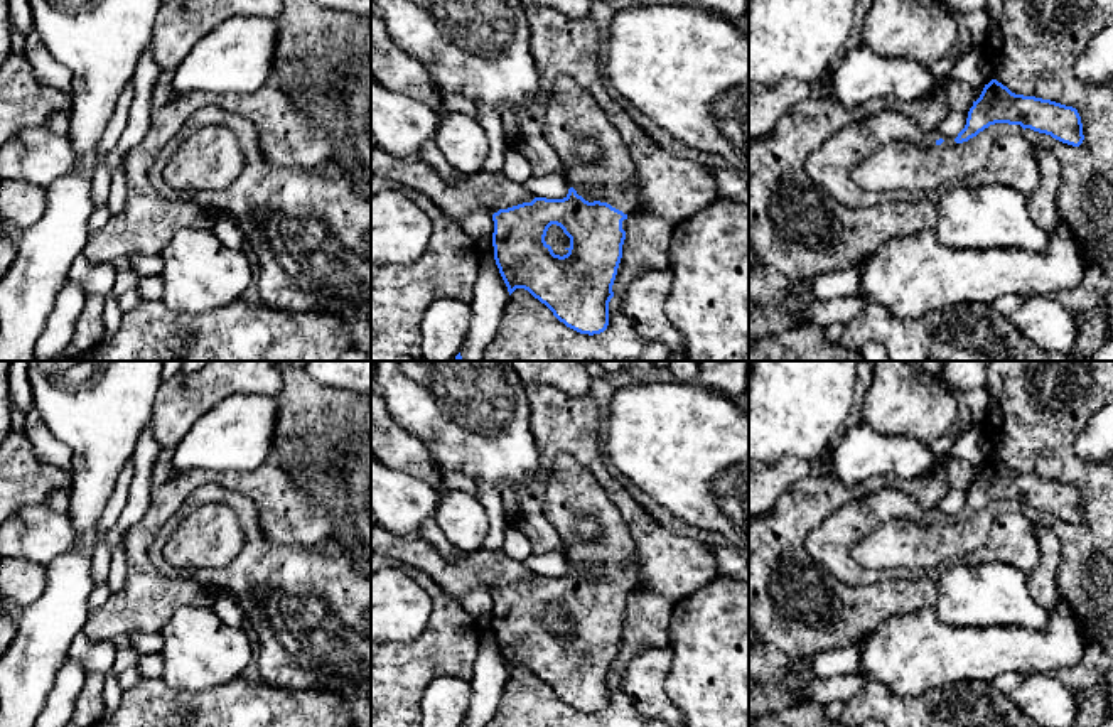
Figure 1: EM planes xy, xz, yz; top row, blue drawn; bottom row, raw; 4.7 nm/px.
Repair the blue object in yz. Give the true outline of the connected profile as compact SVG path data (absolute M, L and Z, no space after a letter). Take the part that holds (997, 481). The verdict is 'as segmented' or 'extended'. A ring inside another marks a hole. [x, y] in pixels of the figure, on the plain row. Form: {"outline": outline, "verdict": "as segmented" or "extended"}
{"outline": "M992 457L968 489L966 503L954 516L968 520L995 501L1020 503L1039 511L1079 525L1084 518L1081 494L1076 486L1051 477L1012 471Z", "verdict": "as segmented"}

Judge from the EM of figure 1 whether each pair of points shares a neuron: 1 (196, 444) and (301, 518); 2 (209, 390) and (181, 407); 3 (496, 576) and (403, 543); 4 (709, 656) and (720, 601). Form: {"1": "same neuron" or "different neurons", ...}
{"1": "different neurons", "2": "same neuron", "3": "same neuron", "4": "same neuron"}

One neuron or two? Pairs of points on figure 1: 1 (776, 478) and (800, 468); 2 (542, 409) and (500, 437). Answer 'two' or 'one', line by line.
1: one
2: two

